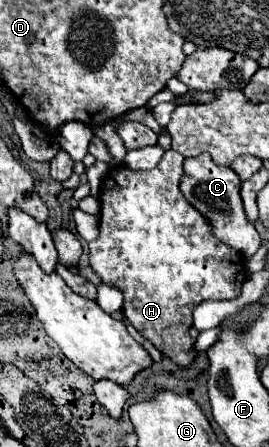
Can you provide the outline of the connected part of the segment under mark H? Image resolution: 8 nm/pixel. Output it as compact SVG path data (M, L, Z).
M168 149L162 161L150 171L132 171L126 165L114 165L106 171L100 189L100 233L88 243L90 265L100 275L104 283L122 287L124 291L124 315L134 325L134 329L148 339L156 349L166 353L180 367L188 367L194 359L194 337L190 337L192 327L192 307L206 299L234 299L240 295L242 283L246 281L246 263L238 251L224 247L212 237L208 221L194 211L194 207L184 199L178 189L182 177L184 157Z

